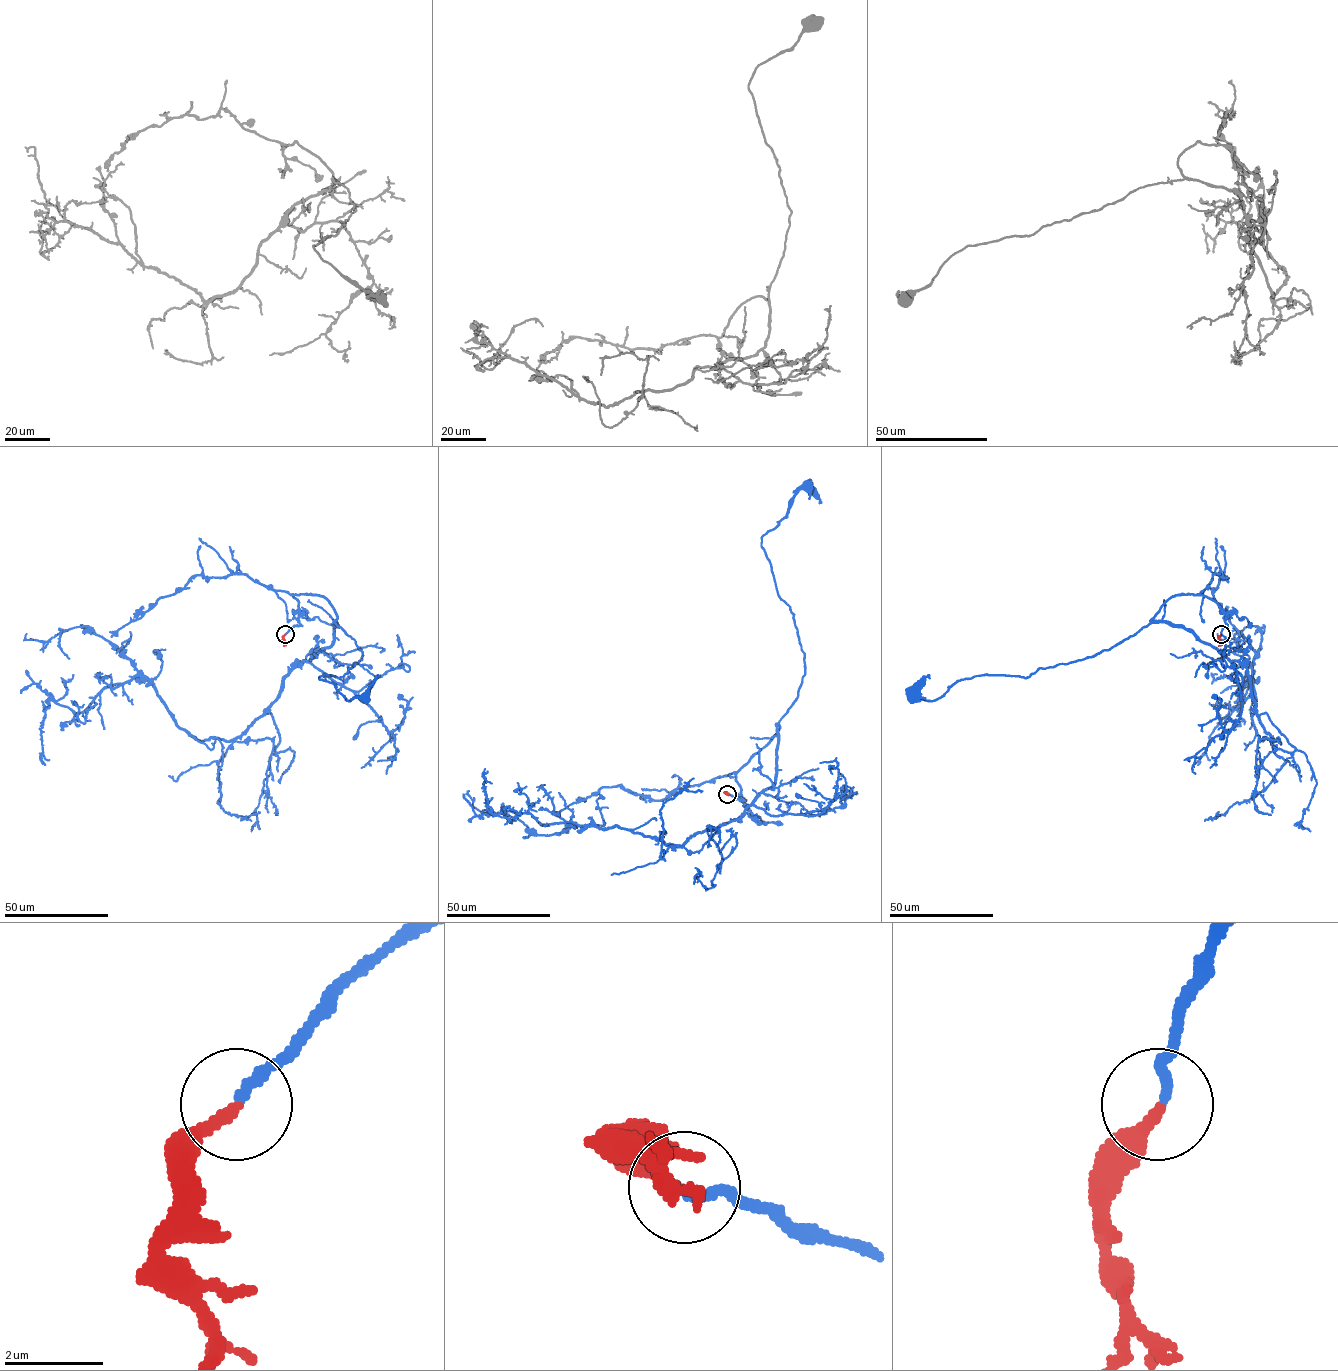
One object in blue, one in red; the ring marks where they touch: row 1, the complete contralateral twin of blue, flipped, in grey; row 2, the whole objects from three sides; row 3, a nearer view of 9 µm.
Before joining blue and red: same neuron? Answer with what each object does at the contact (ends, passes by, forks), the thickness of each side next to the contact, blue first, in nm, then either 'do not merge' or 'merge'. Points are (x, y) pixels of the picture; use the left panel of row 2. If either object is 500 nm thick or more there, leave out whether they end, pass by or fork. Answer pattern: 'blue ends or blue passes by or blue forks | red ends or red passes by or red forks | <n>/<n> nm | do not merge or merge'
blue ends | red ends | 200/220 nm | merge

